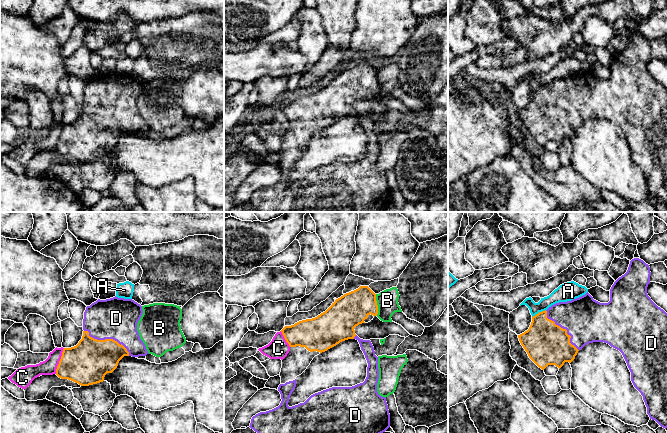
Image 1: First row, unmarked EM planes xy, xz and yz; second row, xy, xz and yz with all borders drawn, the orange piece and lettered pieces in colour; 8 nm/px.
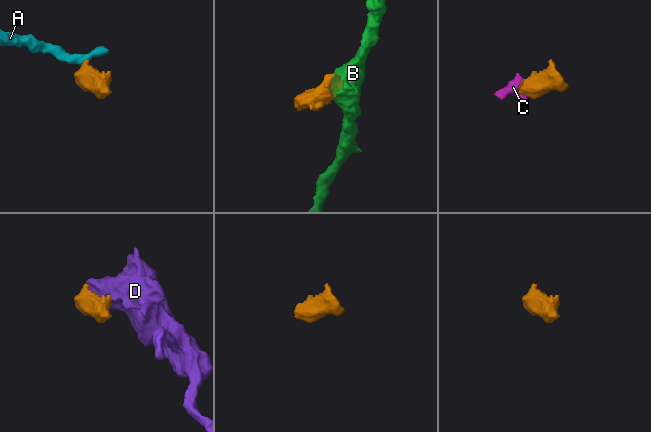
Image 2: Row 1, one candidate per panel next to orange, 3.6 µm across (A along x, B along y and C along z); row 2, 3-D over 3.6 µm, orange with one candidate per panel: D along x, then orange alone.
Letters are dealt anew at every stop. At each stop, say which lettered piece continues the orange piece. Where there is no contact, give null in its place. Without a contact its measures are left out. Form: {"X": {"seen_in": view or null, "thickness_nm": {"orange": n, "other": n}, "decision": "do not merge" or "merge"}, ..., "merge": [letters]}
{"A": {"seen_in": "yz", "thickness_nm": {"orange": 340, "other": 140}, "decision": "do not merge"}, "B": {"seen_in": "xz", "thickness_nm": {"orange": 260, "other": 170}, "decision": "do not merge"}, "C": {"seen_in": "xy", "thickness_nm": {"orange": 340, "other": 130}, "decision": "do not merge"}, "D": {"seen_in": "xy", "thickness_nm": {"orange": 340, "other": 340}, "decision": "merge"}, "merge": ["D"]}

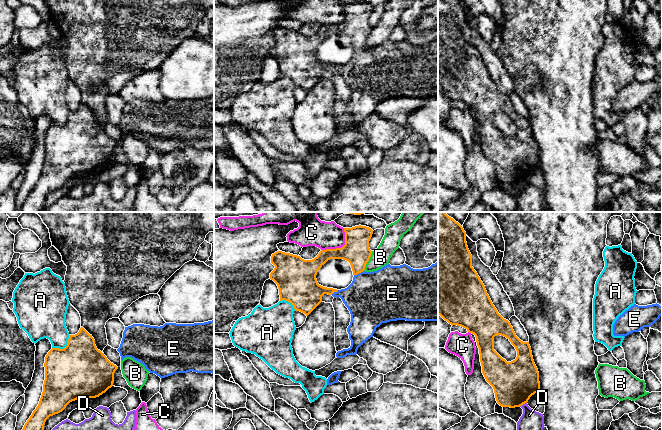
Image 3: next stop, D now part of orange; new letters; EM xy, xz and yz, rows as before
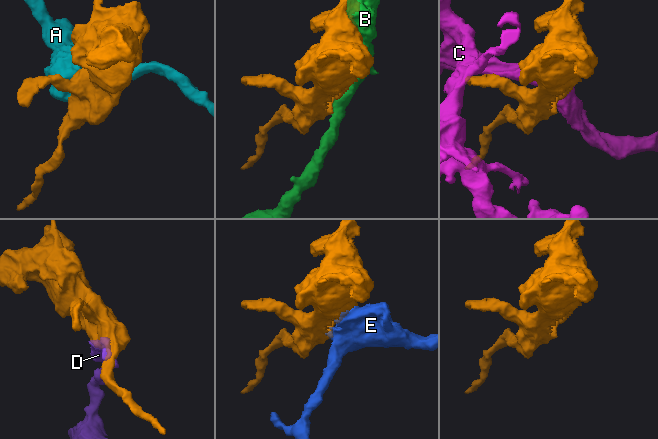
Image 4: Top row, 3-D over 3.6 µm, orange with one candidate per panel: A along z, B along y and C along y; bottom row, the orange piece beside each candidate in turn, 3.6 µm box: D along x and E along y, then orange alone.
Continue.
{"A": {"seen_in": "xy", "thickness_nm": {"orange": 440, "other": 280}, "decision": "do not merge"}, "B": {"seen_in": "xz", "thickness_nm": {"orange": 220, "other": 160}, "decision": "do not merge"}, "C": {"seen_in": "xz", "thickness_nm": {"orange": 220, "other": 220}, "decision": "do not merge"}, "D": {"seen_in": "yz", "thickness_nm": {"orange": 340, "other": 160}, "decision": "do not merge"}, "E": {"seen_in": "xz", "thickness_nm": {"orange": 220, "other": 420}, "decision": "merge"}, "merge": ["E"]}

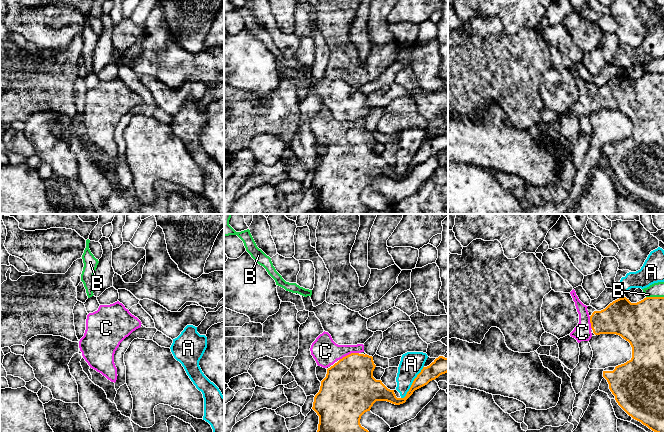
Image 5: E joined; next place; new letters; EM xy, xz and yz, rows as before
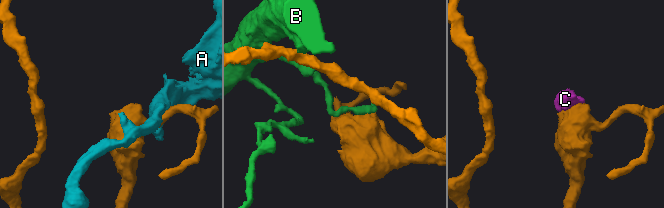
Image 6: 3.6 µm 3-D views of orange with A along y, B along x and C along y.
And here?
{"A": {"seen_in": "xz", "thickness_nm": {"orange": 120, "other": 190}, "decision": "do not merge"}, "B": {"seen_in": "yz", "thickness_nm": {"orange": 360, "other": 110}, "decision": "do not merge"}, "C": {"seen_in": "xz", "thickness_nm": {"orange": 420, "other": 220}, "decision": "merge"}, "merge": ["C"]}

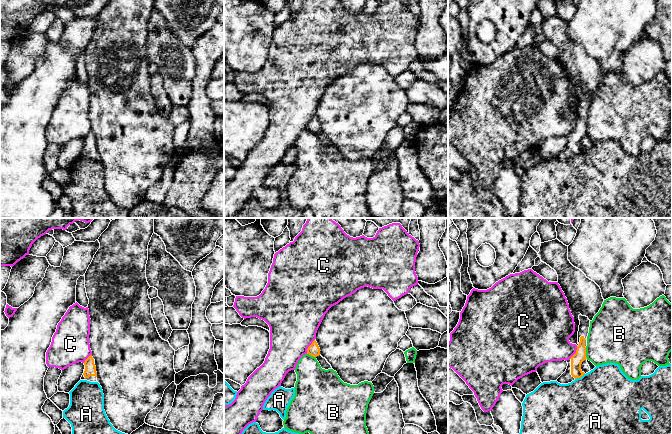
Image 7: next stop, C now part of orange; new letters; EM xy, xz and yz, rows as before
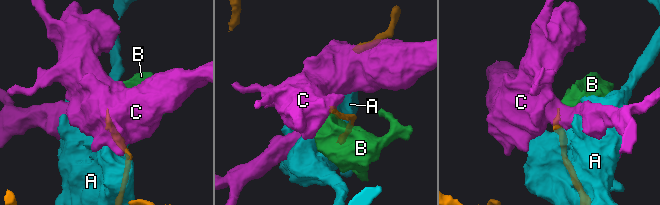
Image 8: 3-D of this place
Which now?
{"A": {"seen_in": "yz", "thickness_nm": {"orange": 100, "other": 480}, "decision": "do not merge"}, "B": {"seen_in": "yz", "thickness_nm": {"orange": 100, "other": 400}, "decision": "do not merge"}, "C": {"seen_in": "xz", "thickness_nm": {"orange": 90, "other": 400}, "decision": "do not merge"}, "merge": []}

